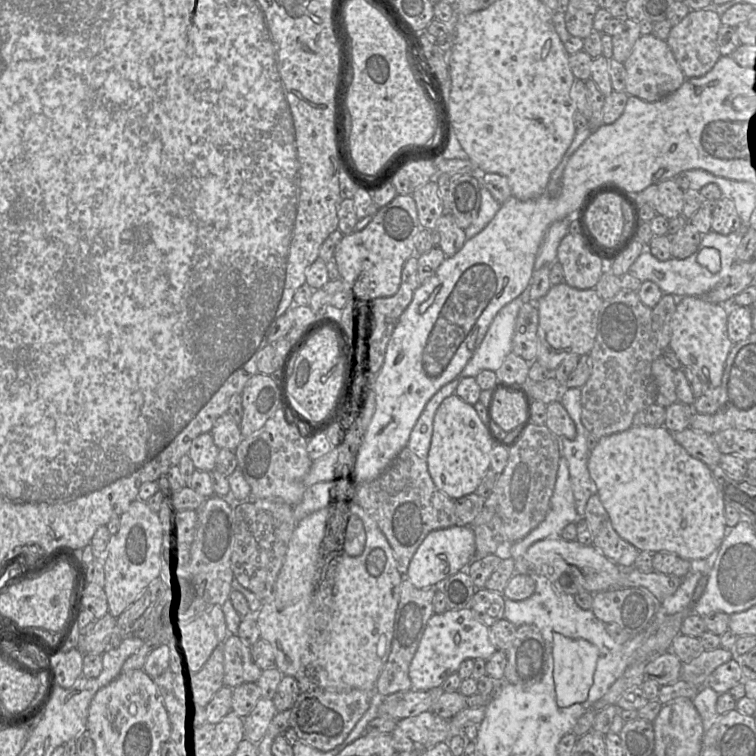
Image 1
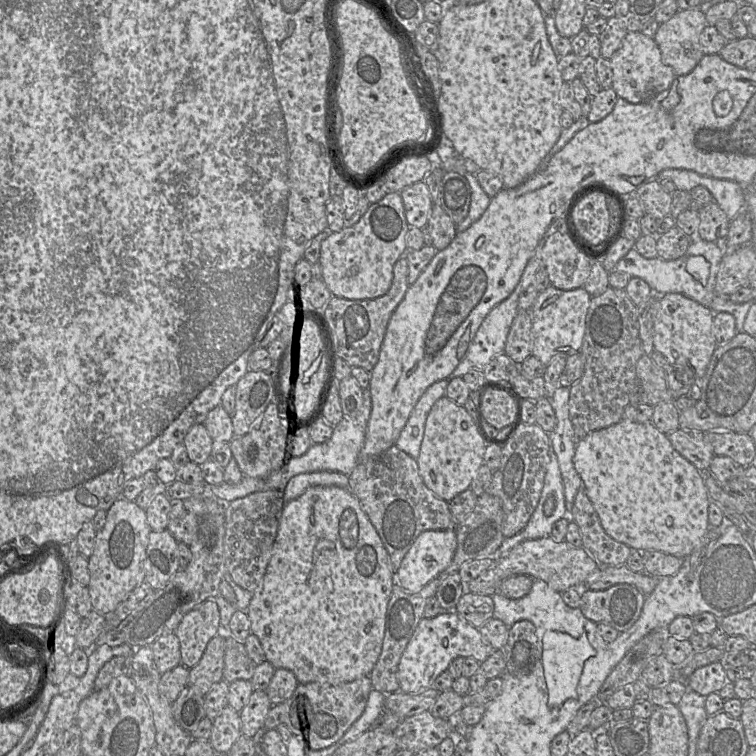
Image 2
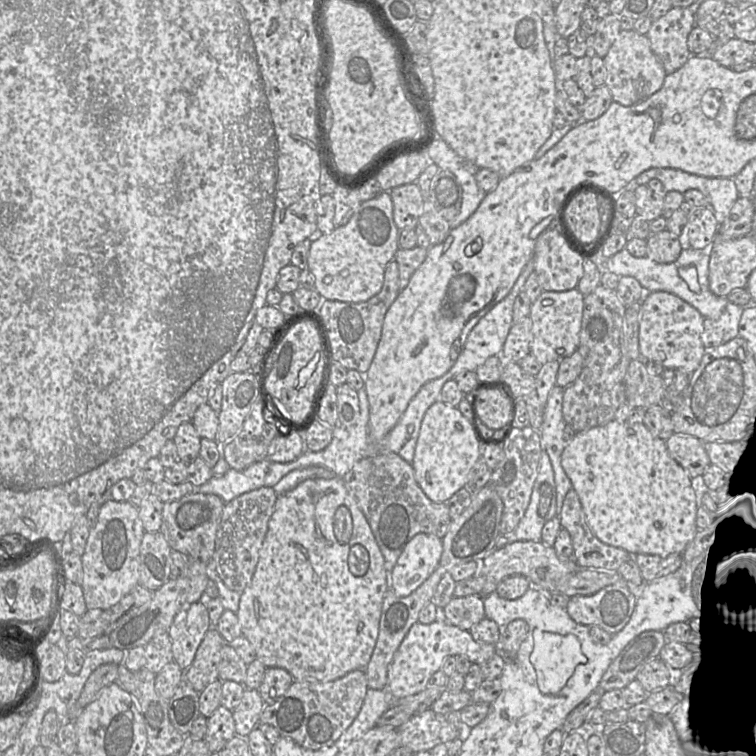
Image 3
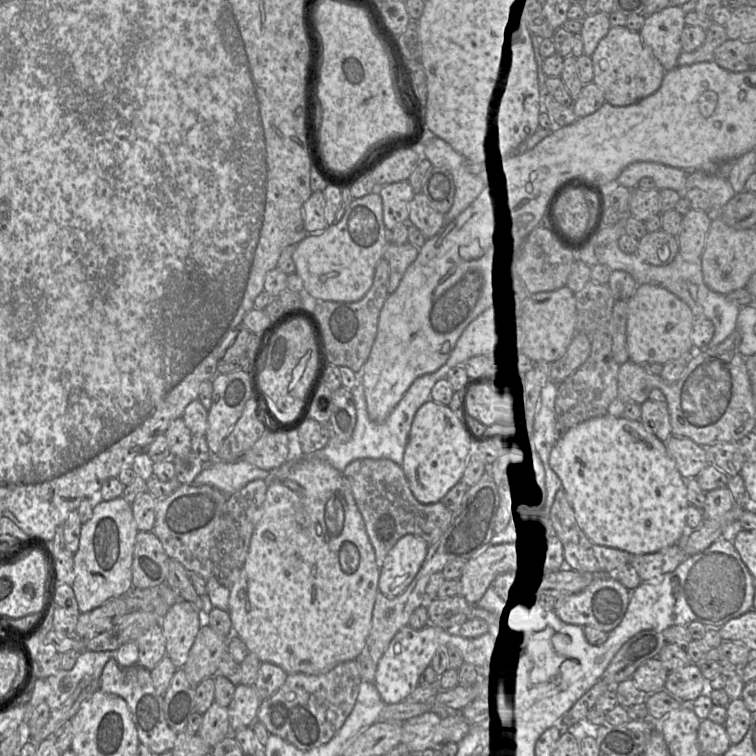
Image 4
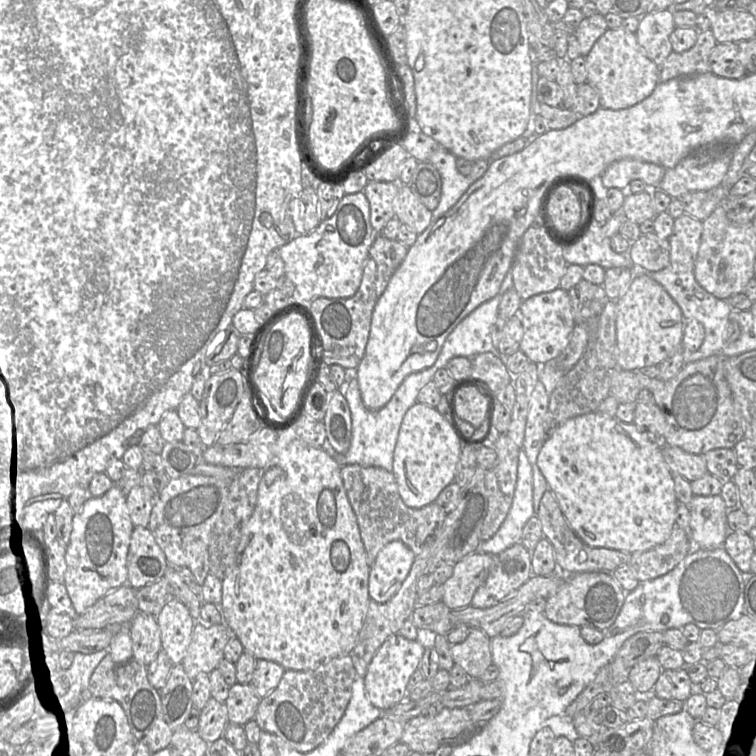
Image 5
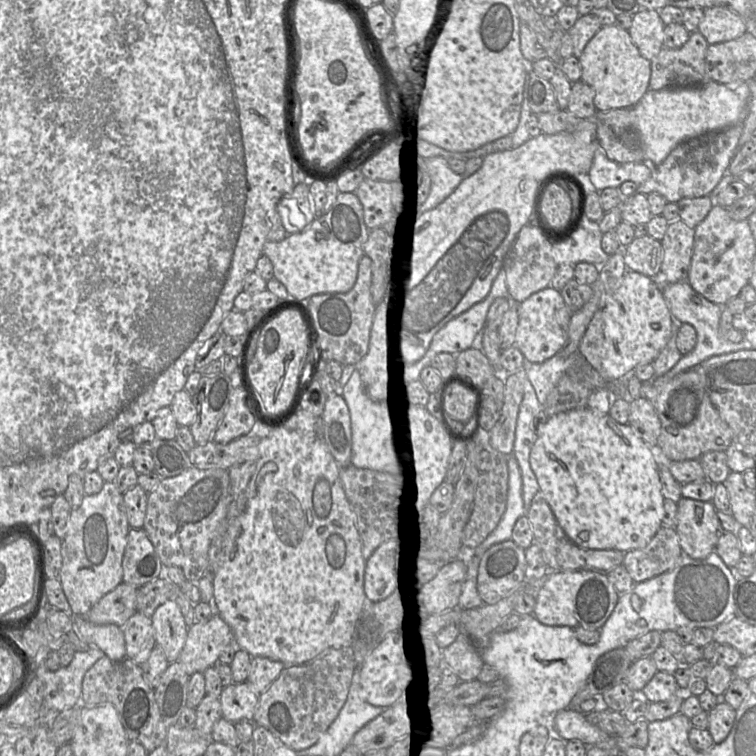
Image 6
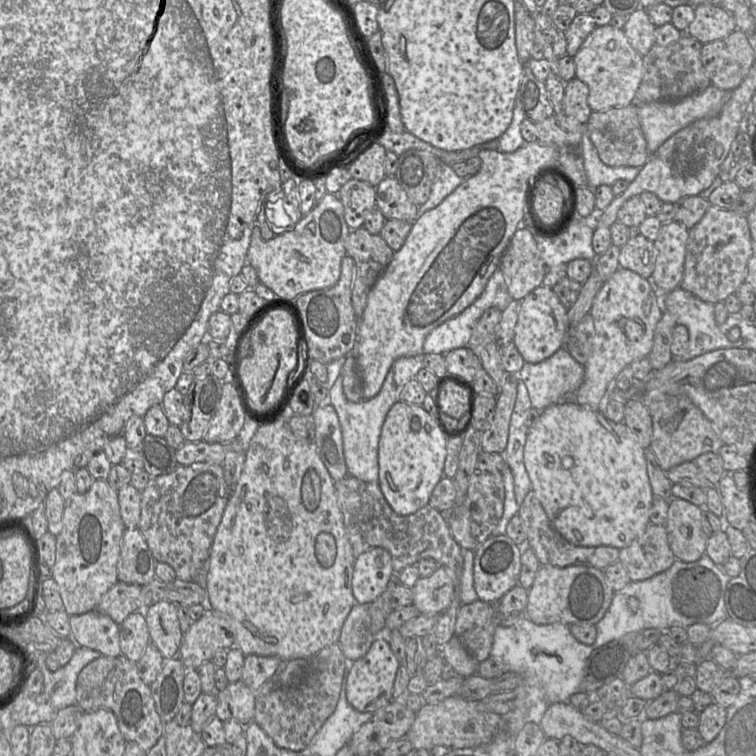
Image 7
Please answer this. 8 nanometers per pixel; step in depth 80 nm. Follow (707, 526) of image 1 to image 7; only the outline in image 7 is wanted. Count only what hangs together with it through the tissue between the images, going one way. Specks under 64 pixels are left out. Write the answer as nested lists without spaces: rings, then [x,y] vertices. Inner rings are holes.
[[[573,400],[542,410],[530,426],[524,464],[551,524],[571,544],[622,549],[650,524],[654,495],[644,448],[624,423],[609,420],[600,410]]]

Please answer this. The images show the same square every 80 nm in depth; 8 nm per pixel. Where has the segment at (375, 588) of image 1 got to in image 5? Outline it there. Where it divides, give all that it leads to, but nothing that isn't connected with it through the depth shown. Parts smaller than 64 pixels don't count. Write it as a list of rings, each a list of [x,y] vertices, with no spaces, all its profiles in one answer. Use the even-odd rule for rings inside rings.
[[[299,438],[290,441],[281,448],[270,462],[260,469],[261,479],[256,507],[243,528],[237,547],[236,563],[229,575],[222,581],[220,608],[224,615],[225,624],[231,633],[241,641],[244,651],[251,653],[256,659],[279,663],[286,670],[313,670],[330,659],[350,655],[357,644],[368,610],[370,565],[367,562],[367,554],[361,539],[357,517],[344,487],[341,469],[341,464],[324,448],[309,446]]]

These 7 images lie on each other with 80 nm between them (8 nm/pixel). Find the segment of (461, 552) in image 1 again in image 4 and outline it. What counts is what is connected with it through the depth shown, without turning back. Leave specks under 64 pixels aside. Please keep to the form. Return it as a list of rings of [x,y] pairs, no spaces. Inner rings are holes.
[[[407,534],[400,538],[380,568],[379,592],[387,598],[402,594],[418,574],[429,546],[417,535]]]

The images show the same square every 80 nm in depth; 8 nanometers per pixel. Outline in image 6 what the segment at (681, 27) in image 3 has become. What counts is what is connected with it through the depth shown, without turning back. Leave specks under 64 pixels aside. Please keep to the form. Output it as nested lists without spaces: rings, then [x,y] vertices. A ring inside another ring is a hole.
[[[641,9],[632,16],[632,24],[627,31],[640,54],[651,61],[664,47],[664,29],[657,10]]]

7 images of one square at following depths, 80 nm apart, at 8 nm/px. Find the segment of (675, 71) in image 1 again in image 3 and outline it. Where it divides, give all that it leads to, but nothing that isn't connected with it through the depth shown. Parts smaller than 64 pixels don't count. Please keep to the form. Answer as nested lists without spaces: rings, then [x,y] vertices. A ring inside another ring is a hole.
[[[622,30],[604,57],[606,67],[605,86],[610,90],[613,102],[623,106],[637,104],[661,89],[668,75],[662,63],[653,53],[646,35],[633,30]]]

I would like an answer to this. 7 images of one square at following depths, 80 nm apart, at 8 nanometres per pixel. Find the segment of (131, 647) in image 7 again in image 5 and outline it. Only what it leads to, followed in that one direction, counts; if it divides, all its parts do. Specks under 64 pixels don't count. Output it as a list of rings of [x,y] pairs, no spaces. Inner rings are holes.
[[[137,613],[128,624],[133,659],[148,666],[162,650],[161,633],[156,616]]]

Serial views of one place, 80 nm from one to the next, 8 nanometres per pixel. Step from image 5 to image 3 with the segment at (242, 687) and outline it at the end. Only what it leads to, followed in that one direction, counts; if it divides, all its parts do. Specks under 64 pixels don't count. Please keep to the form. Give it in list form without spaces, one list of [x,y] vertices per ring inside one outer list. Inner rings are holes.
[[[245,689],[241,702],[232,711],[237,736],[246,738],[259,725],[264,707],[257,689]]]

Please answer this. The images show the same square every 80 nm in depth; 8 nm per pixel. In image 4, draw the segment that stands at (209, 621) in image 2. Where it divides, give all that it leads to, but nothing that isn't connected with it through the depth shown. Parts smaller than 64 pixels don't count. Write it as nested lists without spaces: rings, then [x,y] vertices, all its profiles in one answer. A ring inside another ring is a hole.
[[[178,601],[160,621],[166,640],[166,655],[177,669],[184,667],[197,633],[204,624],[203,610],[193,603]]]

